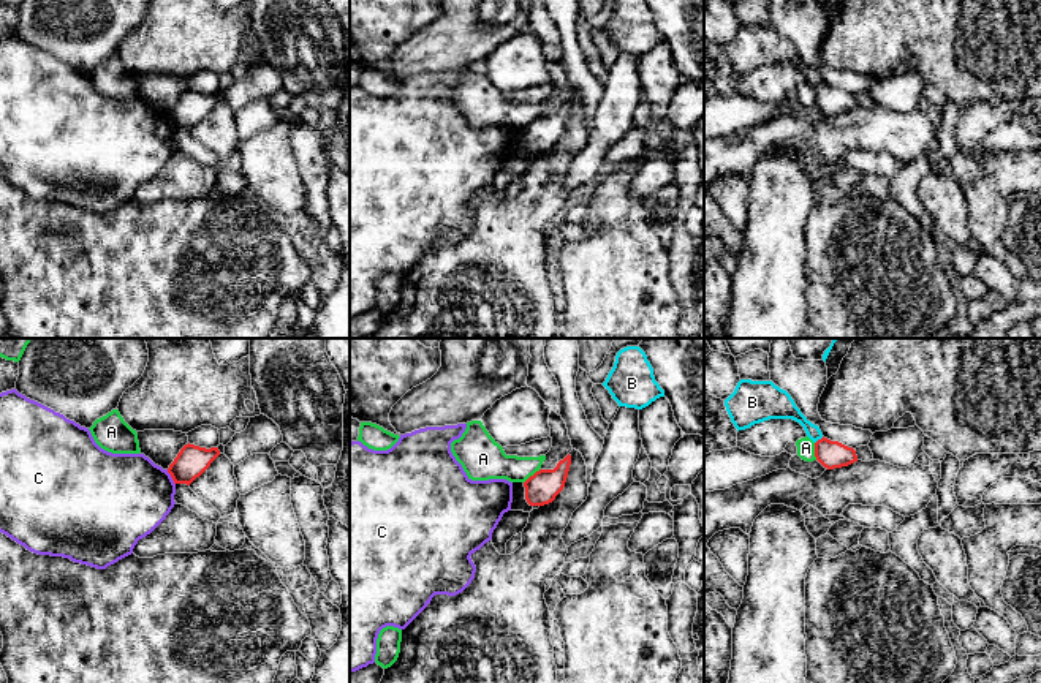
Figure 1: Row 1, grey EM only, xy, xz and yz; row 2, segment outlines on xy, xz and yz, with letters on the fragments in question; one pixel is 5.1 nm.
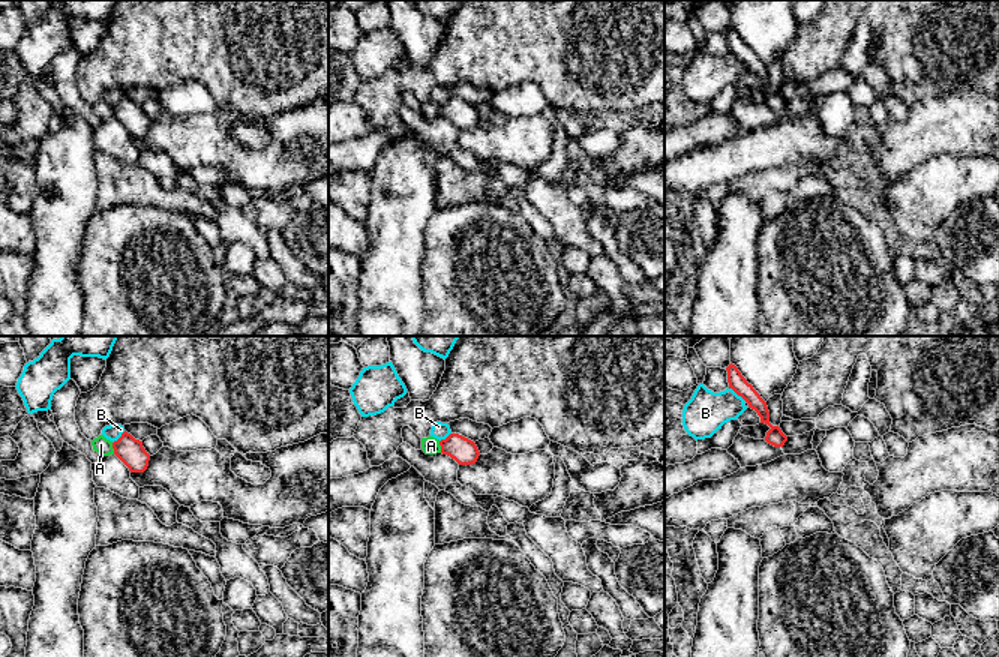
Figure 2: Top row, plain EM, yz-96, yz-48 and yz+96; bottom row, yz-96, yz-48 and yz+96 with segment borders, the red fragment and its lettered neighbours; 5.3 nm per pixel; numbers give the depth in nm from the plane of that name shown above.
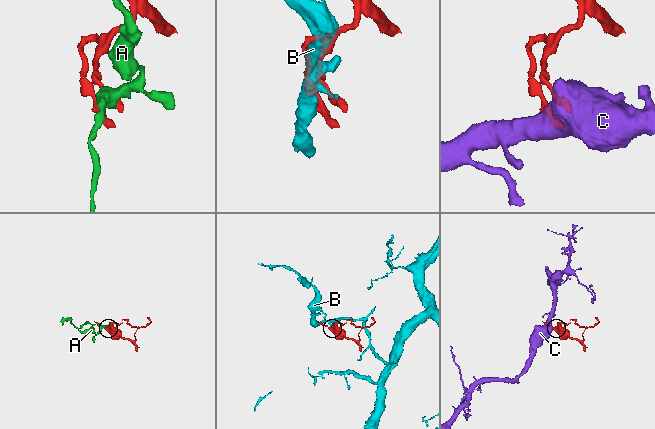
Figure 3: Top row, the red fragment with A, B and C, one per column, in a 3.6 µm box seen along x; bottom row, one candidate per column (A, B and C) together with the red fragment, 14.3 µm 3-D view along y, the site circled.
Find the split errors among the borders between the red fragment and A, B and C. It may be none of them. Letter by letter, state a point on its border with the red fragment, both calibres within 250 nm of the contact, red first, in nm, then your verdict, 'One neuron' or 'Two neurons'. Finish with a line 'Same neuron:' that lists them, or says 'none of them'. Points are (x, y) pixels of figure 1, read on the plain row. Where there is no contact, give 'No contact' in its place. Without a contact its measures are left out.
A: Touches red at yz (815, 97). Thickness 140 nm (red) against 100 nm. Two neurons
B: Touches red at yz (818, 86). Thickness 140 nm (red) against 130 nm. Two neurons
C: Touches red at xy (171, 122). Thickness 160 nm (red) against 440 nm. Two neurons
Same neuron: none of them

